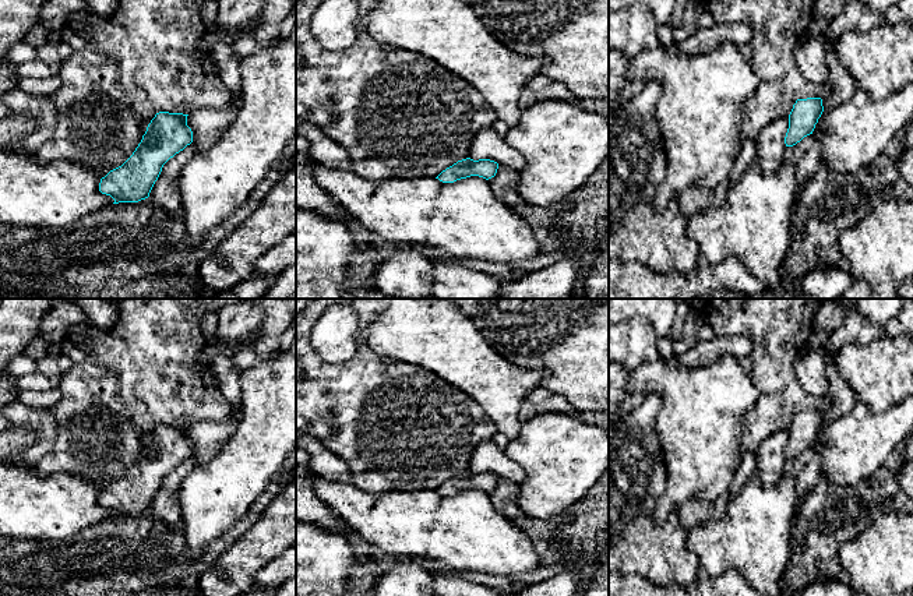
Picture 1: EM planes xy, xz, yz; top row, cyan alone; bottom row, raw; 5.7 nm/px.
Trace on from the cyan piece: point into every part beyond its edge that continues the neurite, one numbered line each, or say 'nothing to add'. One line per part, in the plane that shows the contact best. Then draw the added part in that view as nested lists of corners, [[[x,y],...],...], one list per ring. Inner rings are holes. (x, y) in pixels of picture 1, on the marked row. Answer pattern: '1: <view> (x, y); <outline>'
1: yz (842, 85); [[[824,39],[826,52],[828,80],[825,85],[829,87],[829,95],[822,99],[824,109],[847,102],[857,92],[856,81],[852,73],[840,63],[836,50],[836,40]]]

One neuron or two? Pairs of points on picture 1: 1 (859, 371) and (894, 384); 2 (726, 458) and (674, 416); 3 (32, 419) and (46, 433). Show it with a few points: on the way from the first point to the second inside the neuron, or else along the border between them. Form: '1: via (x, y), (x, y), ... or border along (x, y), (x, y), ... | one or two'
1: via (867, 371), (878, 371), (885, 376) | one
2: via (714, 452), (687, 426) | one
3: via (35, 422), (43, 430) | one

